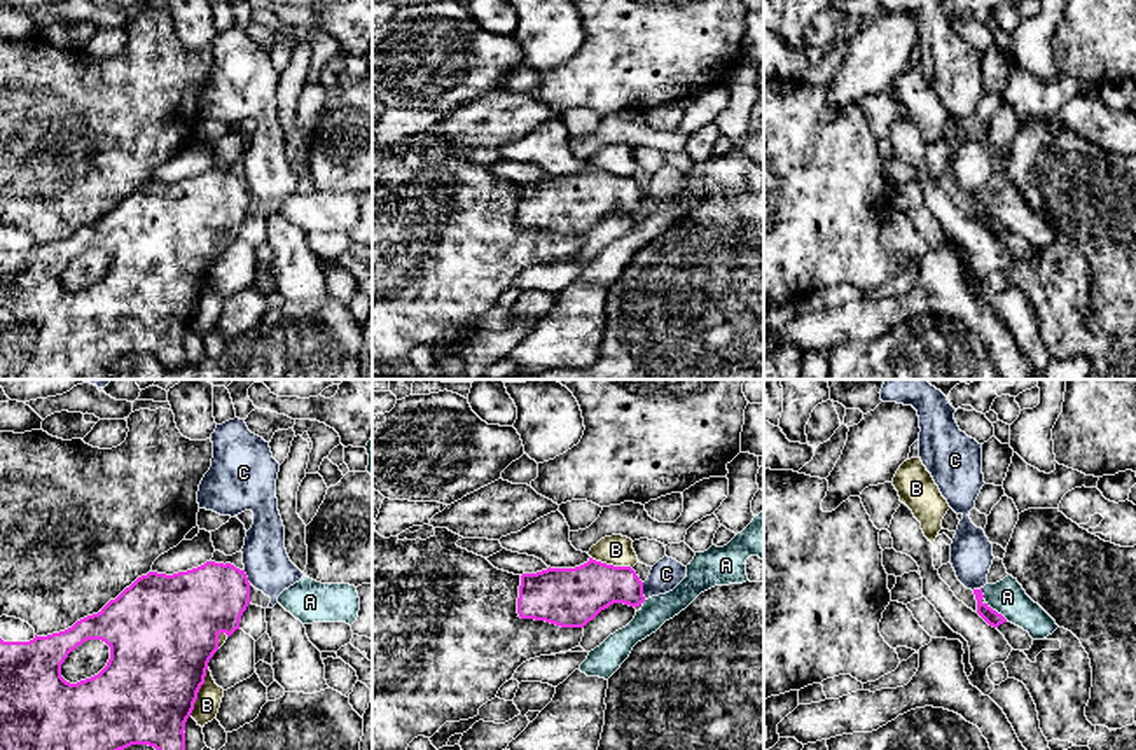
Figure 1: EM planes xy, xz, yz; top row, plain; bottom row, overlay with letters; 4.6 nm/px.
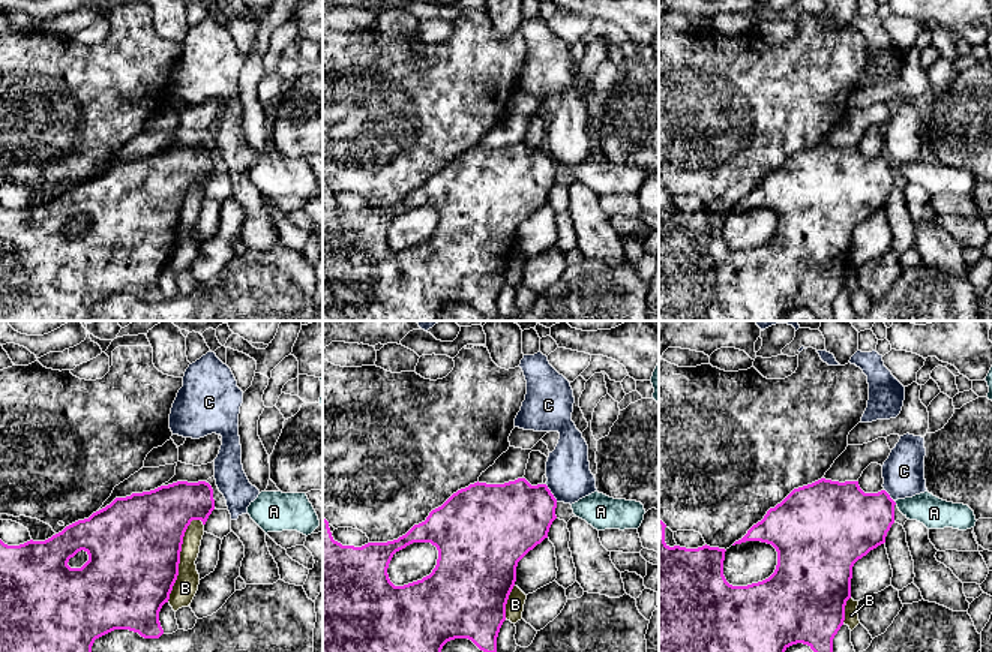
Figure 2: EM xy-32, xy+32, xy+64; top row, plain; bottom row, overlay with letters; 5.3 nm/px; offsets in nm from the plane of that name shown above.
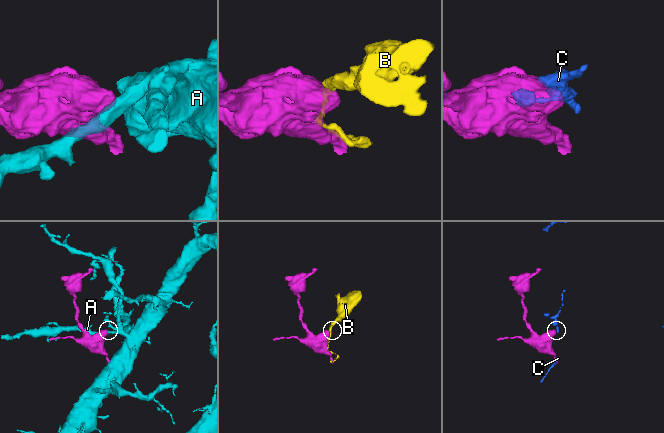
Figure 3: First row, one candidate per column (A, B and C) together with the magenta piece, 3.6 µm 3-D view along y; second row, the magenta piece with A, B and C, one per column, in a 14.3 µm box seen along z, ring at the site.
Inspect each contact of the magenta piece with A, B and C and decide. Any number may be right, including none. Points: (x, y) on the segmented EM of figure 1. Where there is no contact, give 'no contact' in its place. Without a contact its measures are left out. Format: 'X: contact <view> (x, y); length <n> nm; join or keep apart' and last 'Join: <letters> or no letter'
A: contact yz (995, 611); length 130 nm; keep apart
B: contact xy (198, 691); length 240 nm; keep apart
C: contact xz (642, 591); length 80 nm; keep apart
Join: no letter

